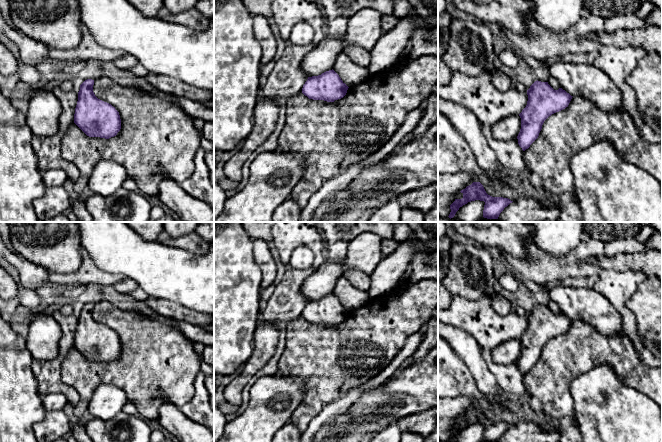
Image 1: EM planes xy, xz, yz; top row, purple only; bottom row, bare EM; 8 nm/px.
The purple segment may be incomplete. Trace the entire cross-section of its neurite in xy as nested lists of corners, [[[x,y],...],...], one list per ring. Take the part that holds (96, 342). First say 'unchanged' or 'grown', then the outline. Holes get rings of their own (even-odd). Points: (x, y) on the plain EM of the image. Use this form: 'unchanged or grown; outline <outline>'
unchanged; outline [[[92,303],[80,309],[74,347],[89,361],[109,363],[121,353],[120,339],[115,331],[95,320],[93,309]]]

